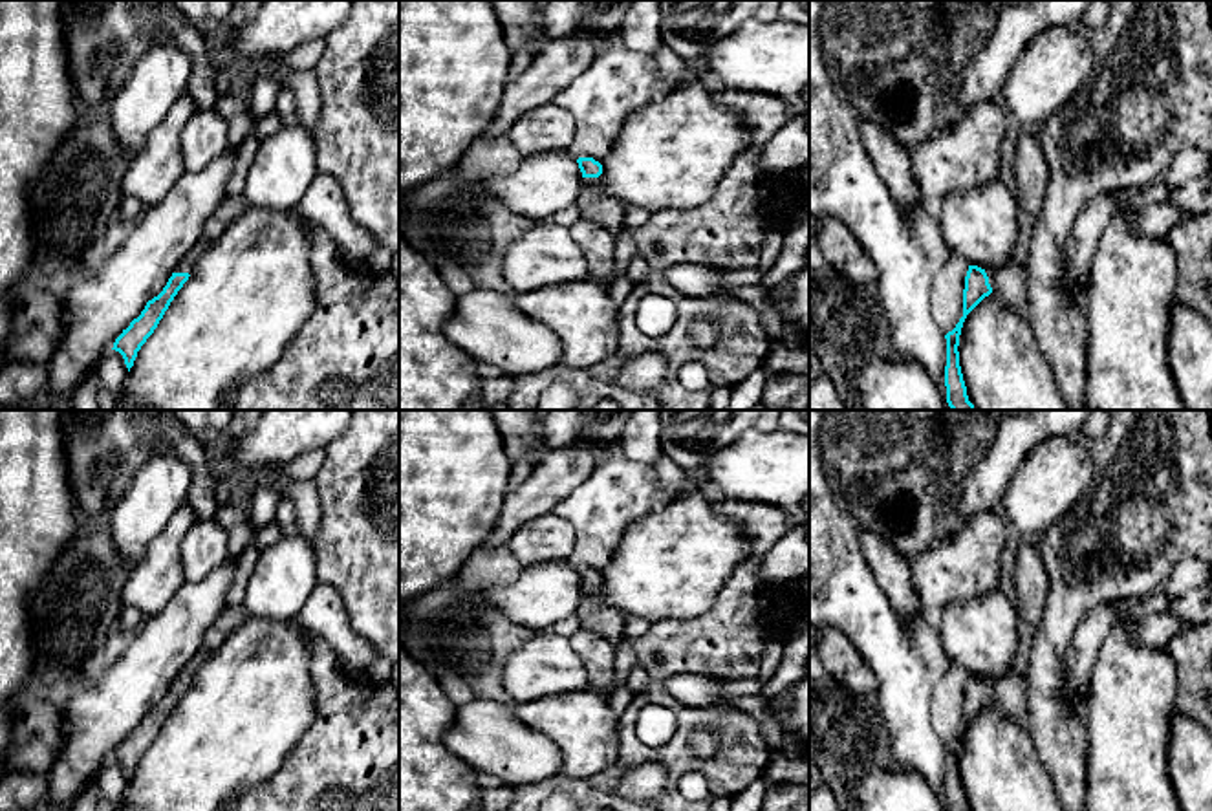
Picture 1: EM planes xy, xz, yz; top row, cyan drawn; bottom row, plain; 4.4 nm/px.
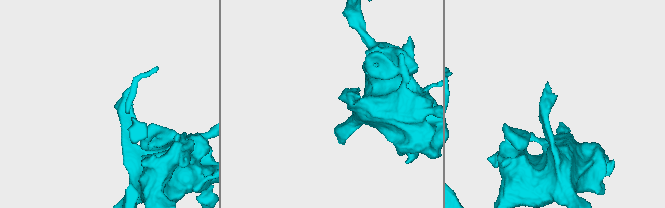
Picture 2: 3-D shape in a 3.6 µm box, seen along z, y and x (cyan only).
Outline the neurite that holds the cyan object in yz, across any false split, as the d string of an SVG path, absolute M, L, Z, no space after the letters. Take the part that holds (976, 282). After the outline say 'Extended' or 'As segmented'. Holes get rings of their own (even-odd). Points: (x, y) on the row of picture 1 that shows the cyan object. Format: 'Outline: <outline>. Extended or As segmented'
Outline: M1011 258L1000 269L981 269L969 265L963 289L963 317L947 339L945 386L947 403L952 410L976 410L969 401L967 386L959 366L959 335L967 315L990 293L994 293L1005 308L1023 313L1027 306L1027 269Z. Extended

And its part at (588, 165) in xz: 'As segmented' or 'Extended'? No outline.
Extended

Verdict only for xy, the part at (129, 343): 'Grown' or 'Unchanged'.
Grown

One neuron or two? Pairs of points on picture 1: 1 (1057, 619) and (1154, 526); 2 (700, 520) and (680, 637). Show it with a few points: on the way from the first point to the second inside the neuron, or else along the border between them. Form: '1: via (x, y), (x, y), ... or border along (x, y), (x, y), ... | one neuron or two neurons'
1: via (1090, 586), (1126, 581), (1148, 570), (1152, 559) | one neuron
2: border along (718, 592), (694, 617), (652, 623) | two neurons

